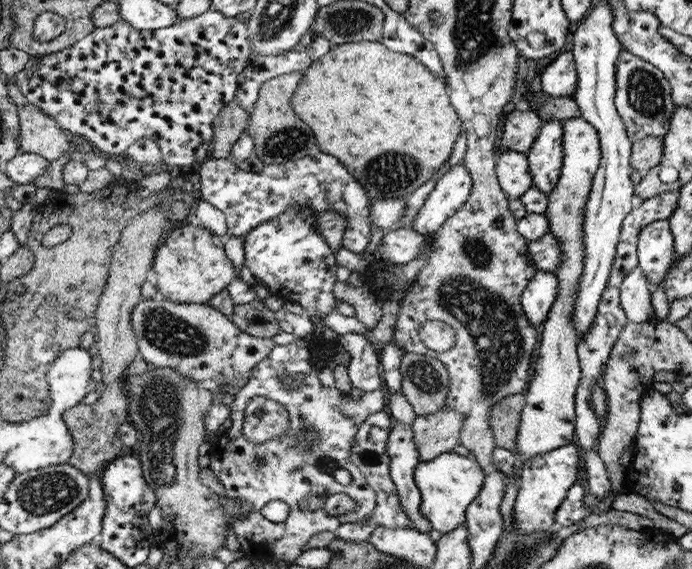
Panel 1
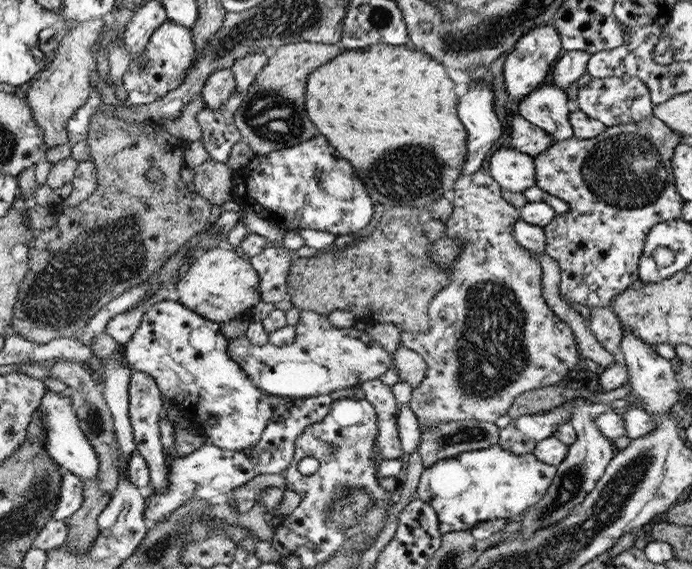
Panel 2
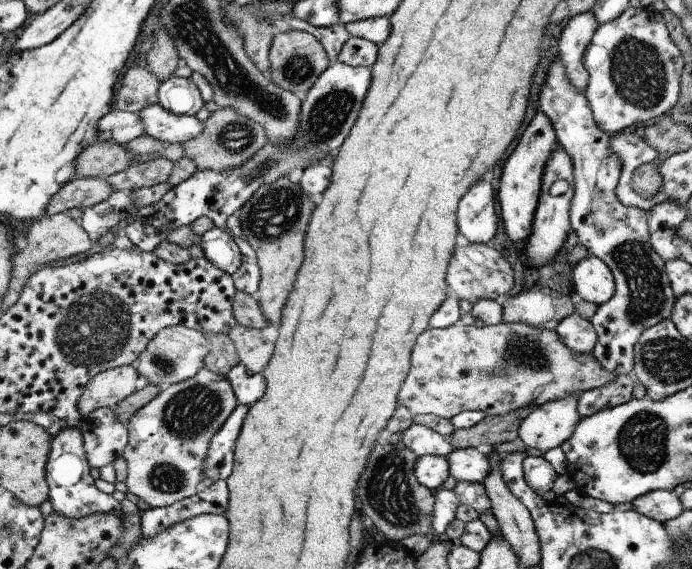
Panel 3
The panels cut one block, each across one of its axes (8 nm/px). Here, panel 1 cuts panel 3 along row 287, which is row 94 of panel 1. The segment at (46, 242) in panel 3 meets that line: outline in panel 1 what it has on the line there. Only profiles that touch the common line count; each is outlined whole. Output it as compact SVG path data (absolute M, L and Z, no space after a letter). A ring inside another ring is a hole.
M15 81L6 85L8 96L19 107L21 153L42 156L46 161L58 160L60 156L69 156L71 152L68 136L55 117L39 109L22 94Z

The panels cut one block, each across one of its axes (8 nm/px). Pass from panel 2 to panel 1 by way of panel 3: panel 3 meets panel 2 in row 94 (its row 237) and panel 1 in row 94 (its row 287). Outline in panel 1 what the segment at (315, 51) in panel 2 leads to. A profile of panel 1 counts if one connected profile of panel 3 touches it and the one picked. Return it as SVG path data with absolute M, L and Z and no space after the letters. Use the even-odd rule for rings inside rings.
M296 71L271 78L260 87L258 100L250 110L251 122L247 130L253 139L252 152L266 165L298 160L307 156L310 148L318 148L312 128L294 114L290 104L292 92L296 90L300 80L302 74Z

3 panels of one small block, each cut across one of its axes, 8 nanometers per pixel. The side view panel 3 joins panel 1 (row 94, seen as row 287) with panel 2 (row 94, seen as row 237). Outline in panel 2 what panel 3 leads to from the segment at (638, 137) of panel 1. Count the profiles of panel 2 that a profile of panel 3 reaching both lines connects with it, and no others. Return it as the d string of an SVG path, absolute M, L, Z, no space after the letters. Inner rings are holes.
M636 76L591 78L590 83L578 92L576 107L606 127L635 123L653 114L655 105L648 87Z

